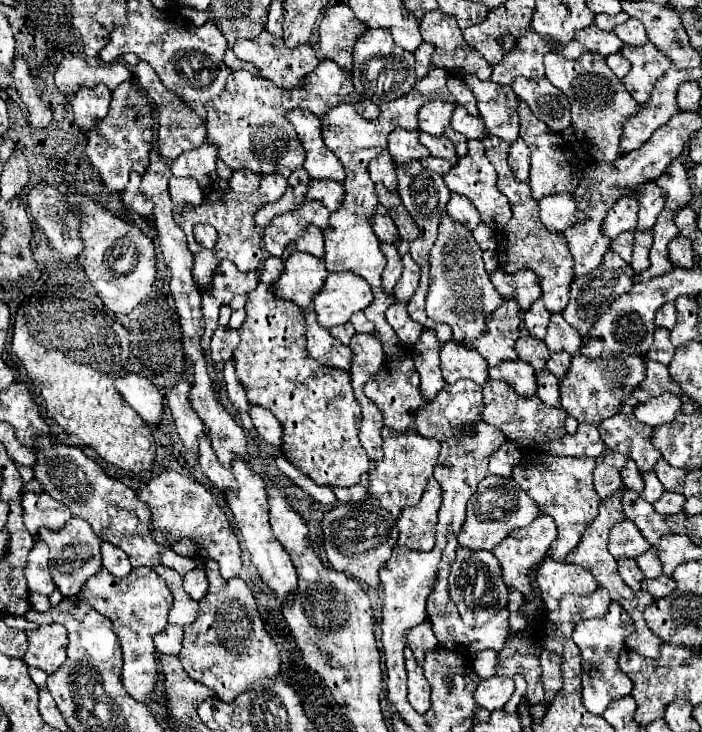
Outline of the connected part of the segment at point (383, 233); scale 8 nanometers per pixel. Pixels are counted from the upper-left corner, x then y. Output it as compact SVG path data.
M380 203L376 205L376 215L372 217L370 223L372 223L372 229L380 241L384 241L384 243L396 243L398 241L396 227L394 227L388 211Z

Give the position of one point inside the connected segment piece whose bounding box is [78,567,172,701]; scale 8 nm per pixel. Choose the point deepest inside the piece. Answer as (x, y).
(137, 605)

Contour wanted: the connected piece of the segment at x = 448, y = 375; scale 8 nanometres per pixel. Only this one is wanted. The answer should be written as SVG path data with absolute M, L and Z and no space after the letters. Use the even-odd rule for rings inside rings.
M448 341L442 345L440 361L442 361L442 375L446 383L454 383L464 377L472 379L478 385L484 385L488 381L488 369L486 369L488 365L478 351L464 349L454 341Z

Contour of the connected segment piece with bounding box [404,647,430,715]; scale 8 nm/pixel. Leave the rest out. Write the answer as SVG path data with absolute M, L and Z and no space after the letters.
M410 647L404 649L404 657L406 657L406 671L408 671L408 701L420 715L424 715L430 707L430 685L424 679L422 667L416 663Z

